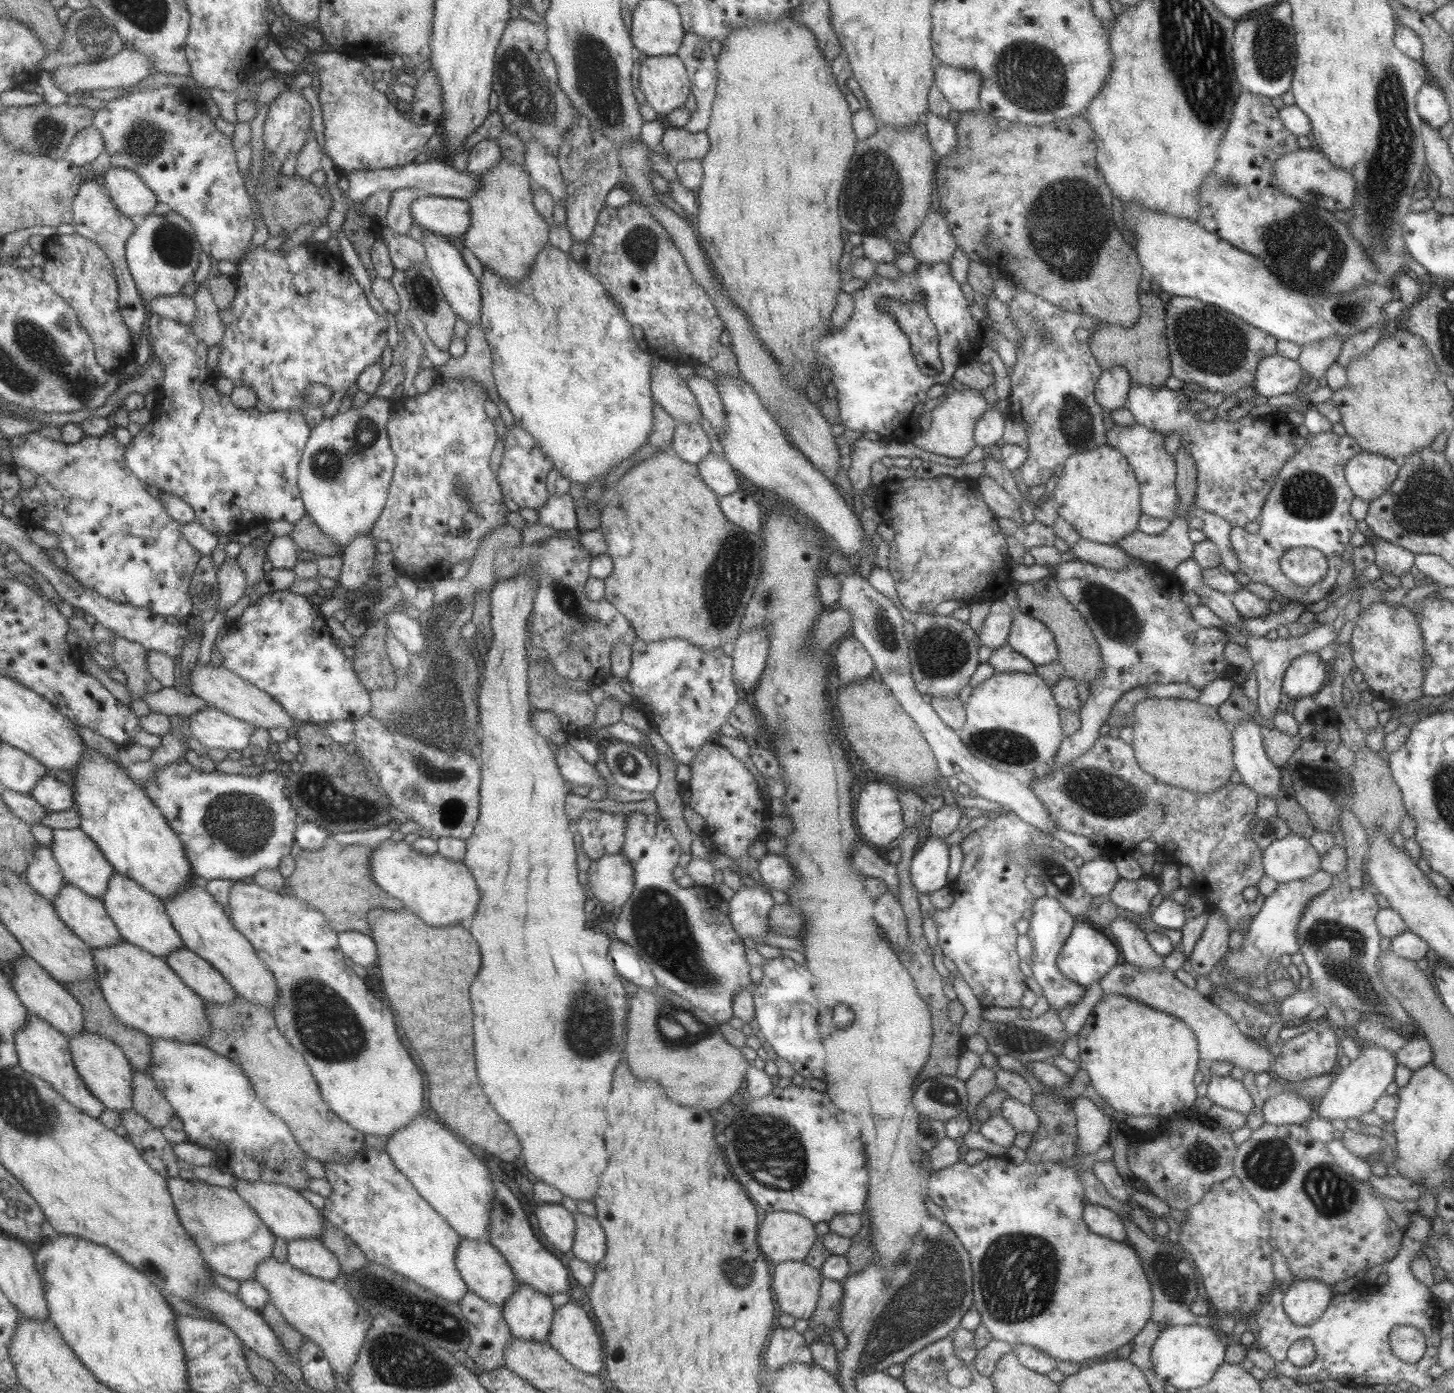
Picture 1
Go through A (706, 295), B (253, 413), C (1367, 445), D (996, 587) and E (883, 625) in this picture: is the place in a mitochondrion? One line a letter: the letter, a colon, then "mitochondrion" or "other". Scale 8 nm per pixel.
A: other
B: other
C: other
D: other
E: mitochondrion

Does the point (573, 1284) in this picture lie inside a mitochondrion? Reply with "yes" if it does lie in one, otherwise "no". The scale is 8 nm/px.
no

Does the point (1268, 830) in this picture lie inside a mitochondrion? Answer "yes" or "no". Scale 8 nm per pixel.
yes

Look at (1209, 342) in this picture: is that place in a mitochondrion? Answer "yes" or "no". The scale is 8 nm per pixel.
yes

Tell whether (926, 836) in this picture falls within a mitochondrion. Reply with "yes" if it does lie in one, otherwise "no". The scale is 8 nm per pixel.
no

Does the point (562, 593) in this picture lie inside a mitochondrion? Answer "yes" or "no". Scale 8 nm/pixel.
yes

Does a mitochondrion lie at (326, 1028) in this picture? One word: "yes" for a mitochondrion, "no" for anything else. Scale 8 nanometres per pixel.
yes

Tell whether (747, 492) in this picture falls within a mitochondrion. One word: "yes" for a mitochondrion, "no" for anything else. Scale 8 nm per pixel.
no

